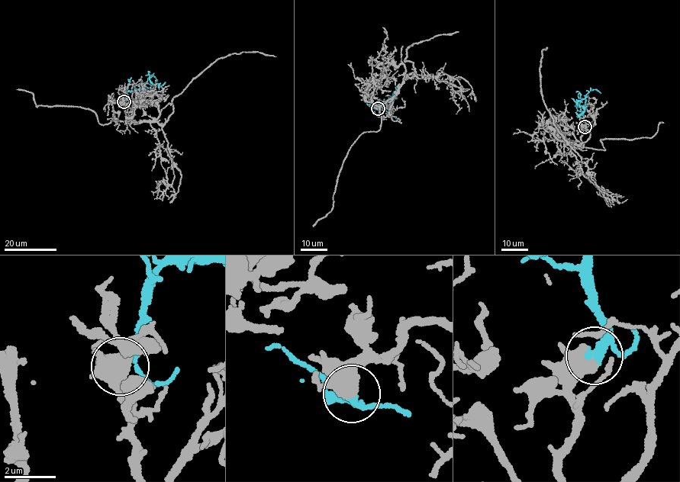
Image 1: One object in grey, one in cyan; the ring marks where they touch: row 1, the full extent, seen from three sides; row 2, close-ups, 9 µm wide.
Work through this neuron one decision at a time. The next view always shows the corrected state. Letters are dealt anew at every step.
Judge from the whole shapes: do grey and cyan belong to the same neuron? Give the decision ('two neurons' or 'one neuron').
one neuron

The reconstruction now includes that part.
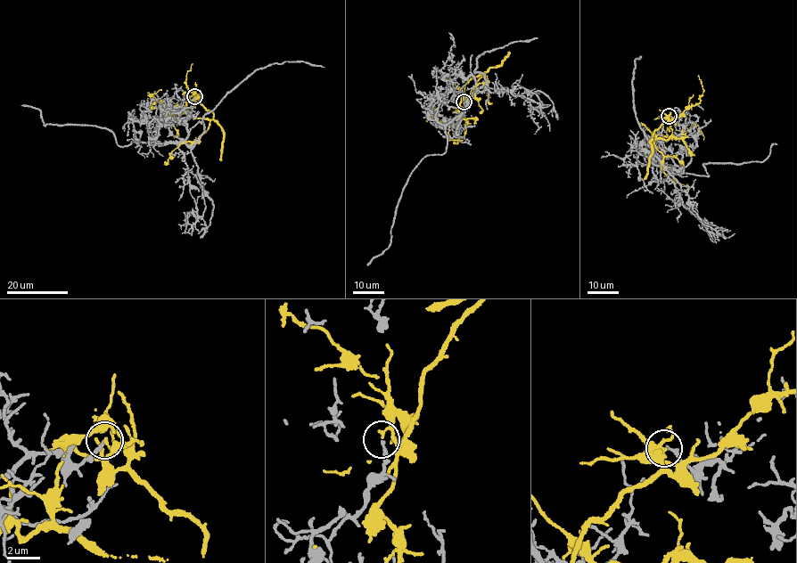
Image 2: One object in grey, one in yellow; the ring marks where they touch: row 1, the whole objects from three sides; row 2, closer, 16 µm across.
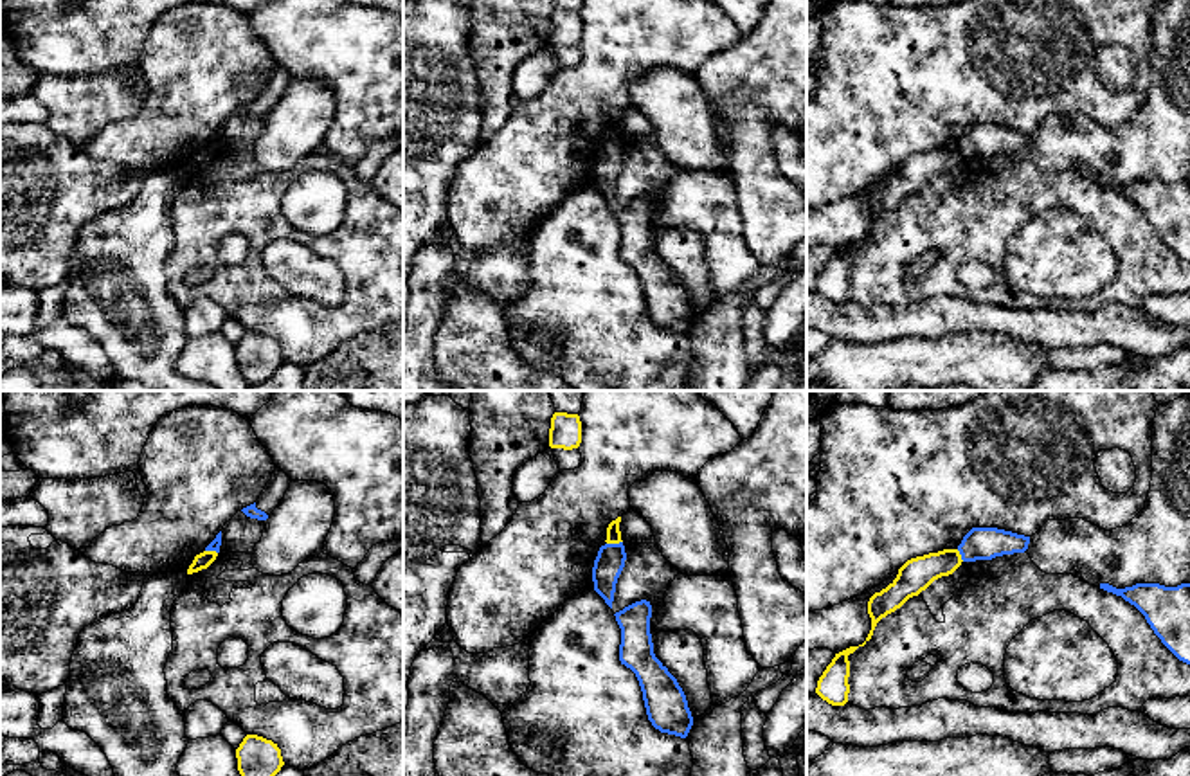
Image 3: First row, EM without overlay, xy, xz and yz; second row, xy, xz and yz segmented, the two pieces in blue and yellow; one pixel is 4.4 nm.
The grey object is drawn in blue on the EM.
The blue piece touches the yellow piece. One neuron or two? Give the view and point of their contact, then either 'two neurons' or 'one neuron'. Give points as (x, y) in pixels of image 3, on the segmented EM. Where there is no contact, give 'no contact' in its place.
xz (614, 544) | two neurons

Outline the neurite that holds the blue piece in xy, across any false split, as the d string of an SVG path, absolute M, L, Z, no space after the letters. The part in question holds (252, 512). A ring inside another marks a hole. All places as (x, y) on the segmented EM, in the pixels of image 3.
M275 466L272 479L266 483L259 499L254 504L243 508L241 511L250 519L266 520L268 515L283 501L286 490L290 488L290 483L290 477Z

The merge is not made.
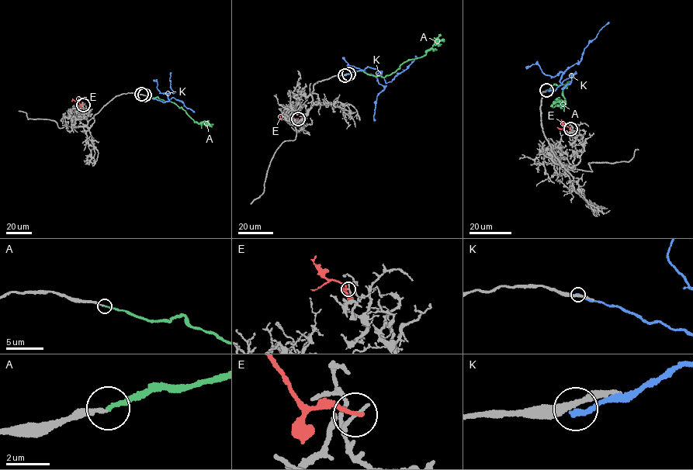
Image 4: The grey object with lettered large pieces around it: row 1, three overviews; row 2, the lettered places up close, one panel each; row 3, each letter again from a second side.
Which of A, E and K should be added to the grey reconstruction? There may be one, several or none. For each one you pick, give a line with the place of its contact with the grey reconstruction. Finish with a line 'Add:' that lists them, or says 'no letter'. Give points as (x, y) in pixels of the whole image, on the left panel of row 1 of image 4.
A: Touches grey at (144, 95)
Add: A

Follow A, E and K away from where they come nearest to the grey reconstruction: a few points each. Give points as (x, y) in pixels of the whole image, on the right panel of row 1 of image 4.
A: (546, 90), (555, 84), (564, 84), (569, 81), (563, 91), (566, 101), (563, 105), (559, 99), (559, 105)
E: (570, 129), (559, 129), (563, 129)
K: (546, 90), (557, 89), (561, 84), (563, 73), (580, 61), (584, 48), (608, 22)

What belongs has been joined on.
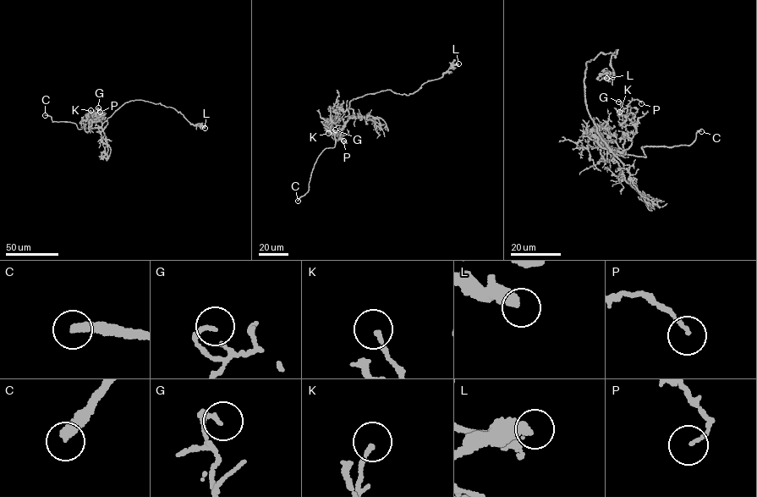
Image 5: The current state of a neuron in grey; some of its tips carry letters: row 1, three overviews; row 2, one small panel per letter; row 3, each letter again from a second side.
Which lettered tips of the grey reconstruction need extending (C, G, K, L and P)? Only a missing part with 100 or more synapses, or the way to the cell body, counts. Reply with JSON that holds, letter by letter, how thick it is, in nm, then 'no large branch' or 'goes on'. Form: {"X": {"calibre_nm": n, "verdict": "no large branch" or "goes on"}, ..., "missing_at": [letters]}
{"C": {"calibre_nm": 240, "verdict": "goes on"}, "G": {"calibre_nm": 150, "verdict": "no large branch"}, "K": {"calibre_nm": 150, "verdict": "no large branch"}, "L": {"calibre_nm": 440, "verdict": "no large branch"}, "P": {"calibre_nm": 120, "verdict": "no large branch"}, "missing_at": ["C"]}

